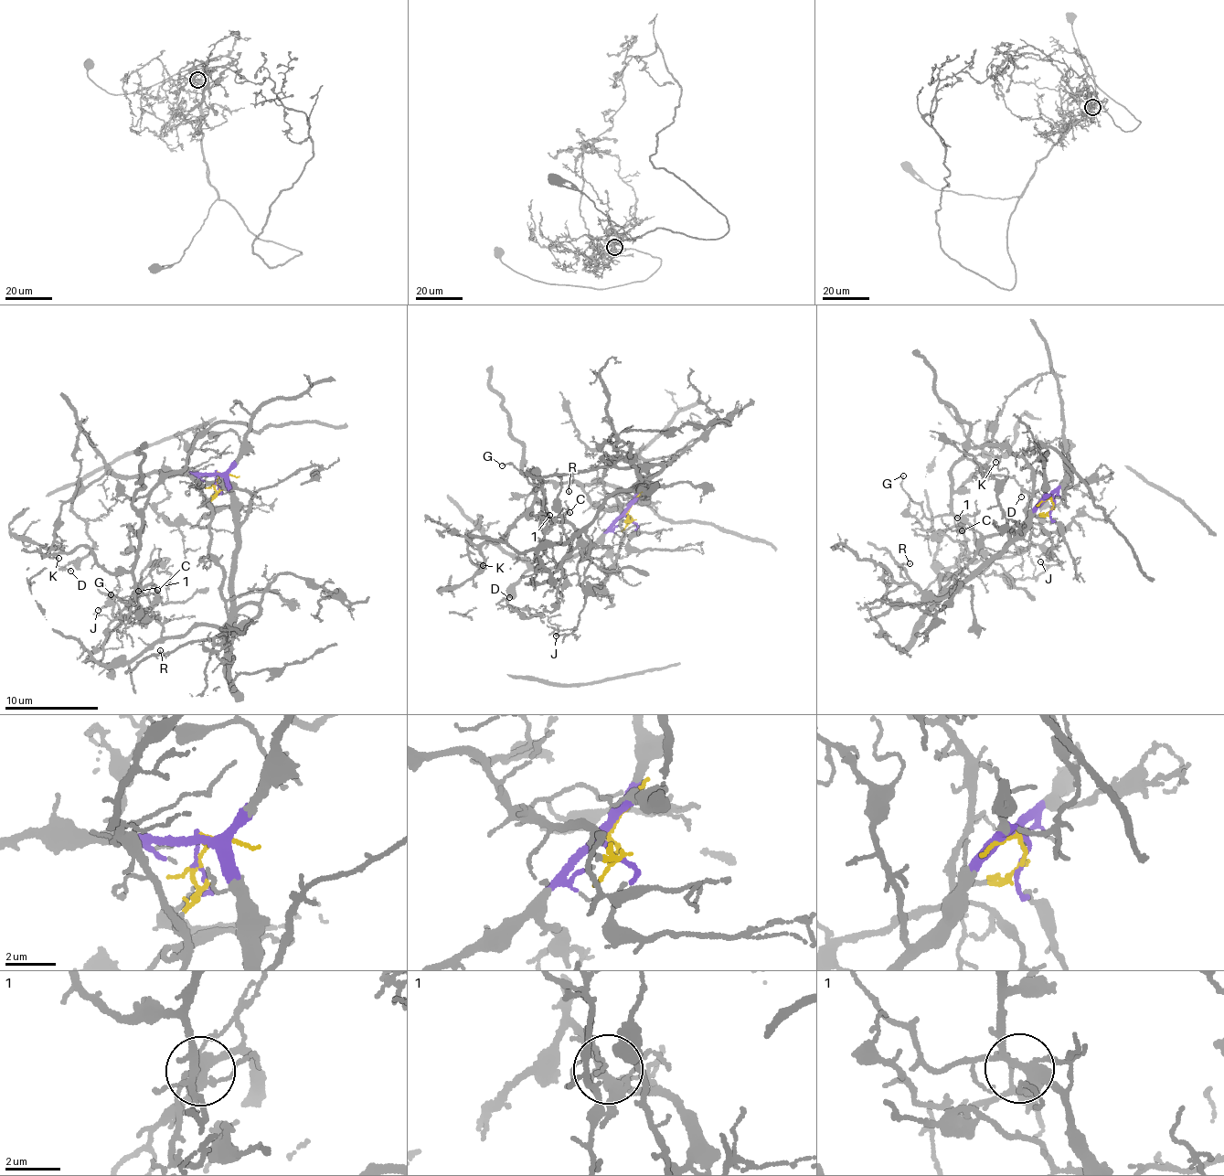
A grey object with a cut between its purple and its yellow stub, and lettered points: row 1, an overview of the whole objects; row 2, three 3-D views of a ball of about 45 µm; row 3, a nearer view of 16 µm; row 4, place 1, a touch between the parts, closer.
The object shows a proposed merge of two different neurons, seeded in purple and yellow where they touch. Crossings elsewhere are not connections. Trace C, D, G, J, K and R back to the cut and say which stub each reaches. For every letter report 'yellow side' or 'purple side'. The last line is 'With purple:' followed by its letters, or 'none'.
C: yellow side
D: purple side
G: yellow side
J: purple side
K: yellow side
R: purple side
With purple: D, J, R

